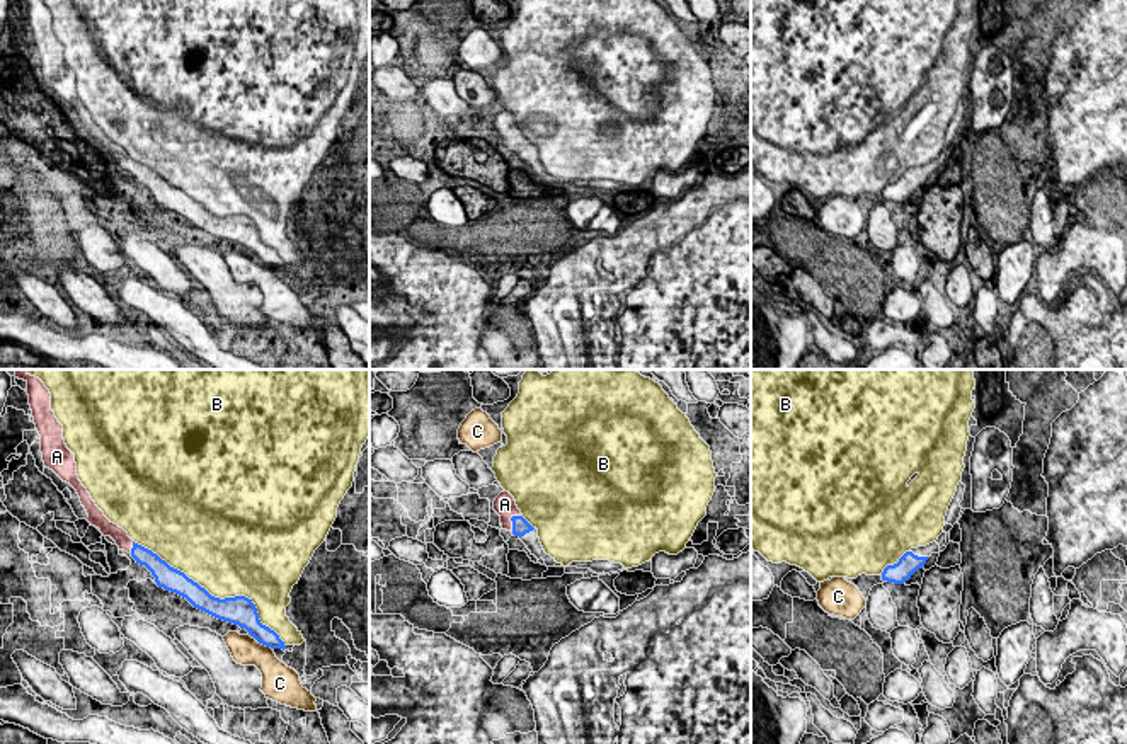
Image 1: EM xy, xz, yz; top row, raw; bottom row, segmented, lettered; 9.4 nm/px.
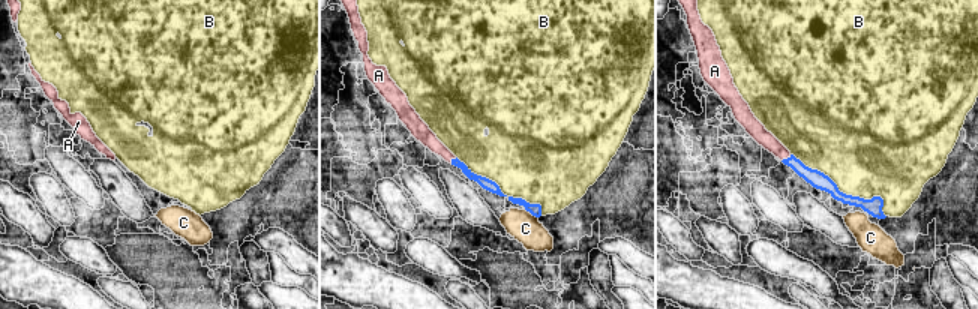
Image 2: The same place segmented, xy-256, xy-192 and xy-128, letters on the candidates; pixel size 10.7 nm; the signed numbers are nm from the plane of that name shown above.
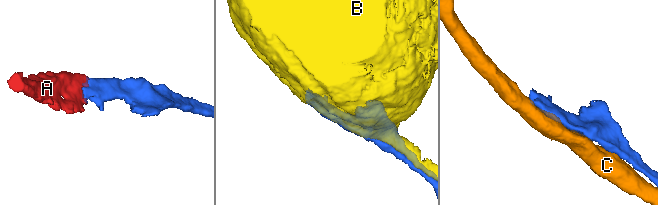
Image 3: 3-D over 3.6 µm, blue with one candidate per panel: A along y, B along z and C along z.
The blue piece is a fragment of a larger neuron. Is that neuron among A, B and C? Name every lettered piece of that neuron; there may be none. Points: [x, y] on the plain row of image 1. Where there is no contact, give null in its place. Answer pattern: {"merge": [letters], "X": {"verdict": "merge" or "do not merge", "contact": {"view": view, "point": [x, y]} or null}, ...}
{"merge": ["A"], "A": {"verdict": "merge", "contact": {"view": "xz", "point": [511, 138]}}, "B": {"verdict": "do not merge", "contact": {"view": "xy", "point": [217, 217]}}, "C": {"verdict": "do not merge", "contact": {"view": "xy", "point": [263, 263]}}}

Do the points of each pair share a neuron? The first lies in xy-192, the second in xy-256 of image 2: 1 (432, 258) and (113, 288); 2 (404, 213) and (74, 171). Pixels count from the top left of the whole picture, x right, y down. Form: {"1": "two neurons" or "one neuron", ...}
{"1": "two neurons", "2": "two neurons"}

